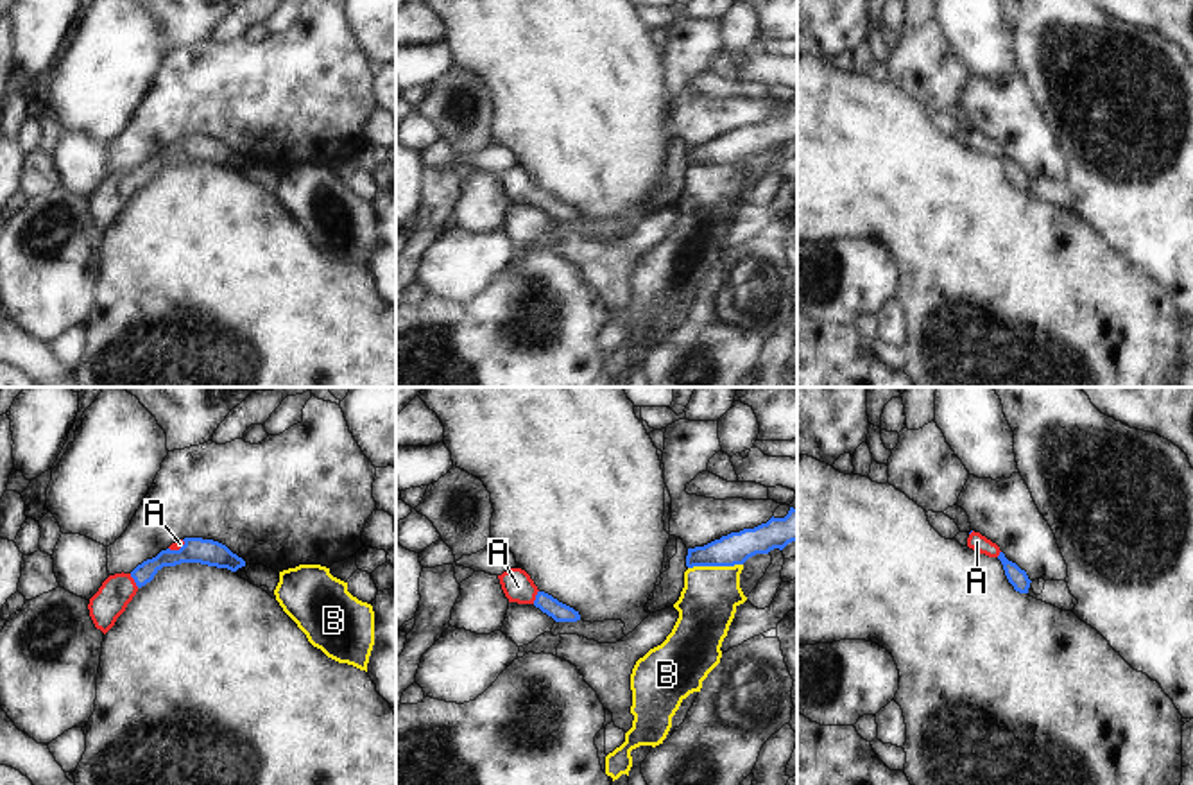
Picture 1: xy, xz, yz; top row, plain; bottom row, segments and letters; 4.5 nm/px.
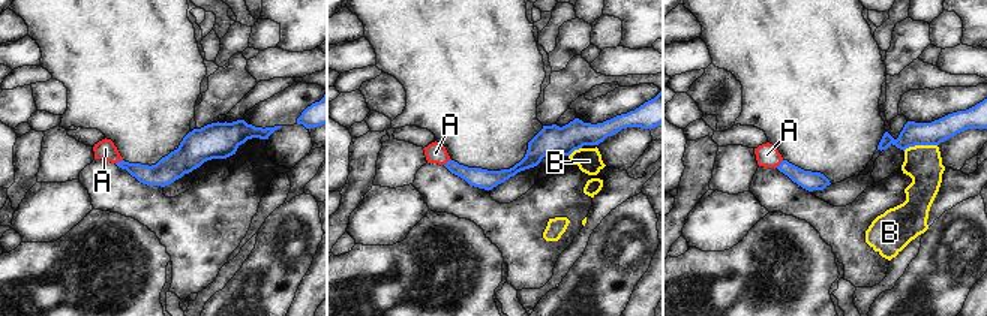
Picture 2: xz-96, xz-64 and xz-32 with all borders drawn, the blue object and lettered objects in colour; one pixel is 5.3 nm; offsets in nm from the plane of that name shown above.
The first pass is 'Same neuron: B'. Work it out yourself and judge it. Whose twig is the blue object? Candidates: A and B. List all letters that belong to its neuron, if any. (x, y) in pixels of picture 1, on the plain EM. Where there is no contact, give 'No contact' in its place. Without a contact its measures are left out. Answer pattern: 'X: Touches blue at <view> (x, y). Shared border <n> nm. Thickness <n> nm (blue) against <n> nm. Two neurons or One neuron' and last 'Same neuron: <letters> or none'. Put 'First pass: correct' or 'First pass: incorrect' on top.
First pass: incorrect
A: Touches blue at xy (135, 180). Shared border 80 nm. Thickness 90 nm (blue) against 150 nm. One neuron
B: Touches blue at xz (715, 163). Shared border 240 nm. Thickness 140 nm (blue) against 260 nm. Two neurons
Same neuron: A.

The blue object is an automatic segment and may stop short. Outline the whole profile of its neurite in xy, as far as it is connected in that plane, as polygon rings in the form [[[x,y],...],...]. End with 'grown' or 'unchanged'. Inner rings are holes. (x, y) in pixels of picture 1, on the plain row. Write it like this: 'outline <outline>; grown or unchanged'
outline [[[202,136],[179,138],[156,156],[138,163],[131,172],[115,172],[102,181],[88,203],[95,226],[106,233],[142,185],[150,181],[163,165],[181,161],[201,161],[231,170],[245,165],[242,156],[219,140]]]; grown

